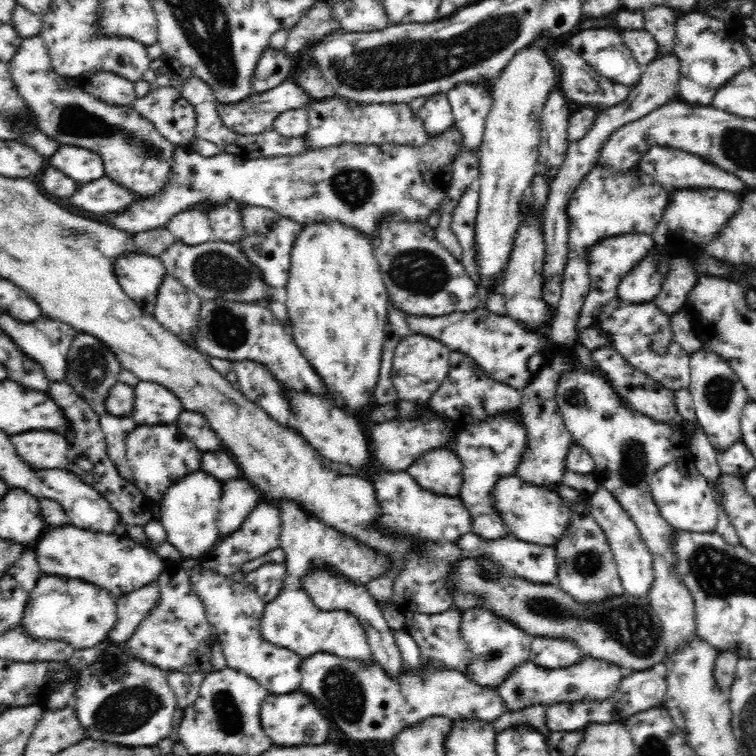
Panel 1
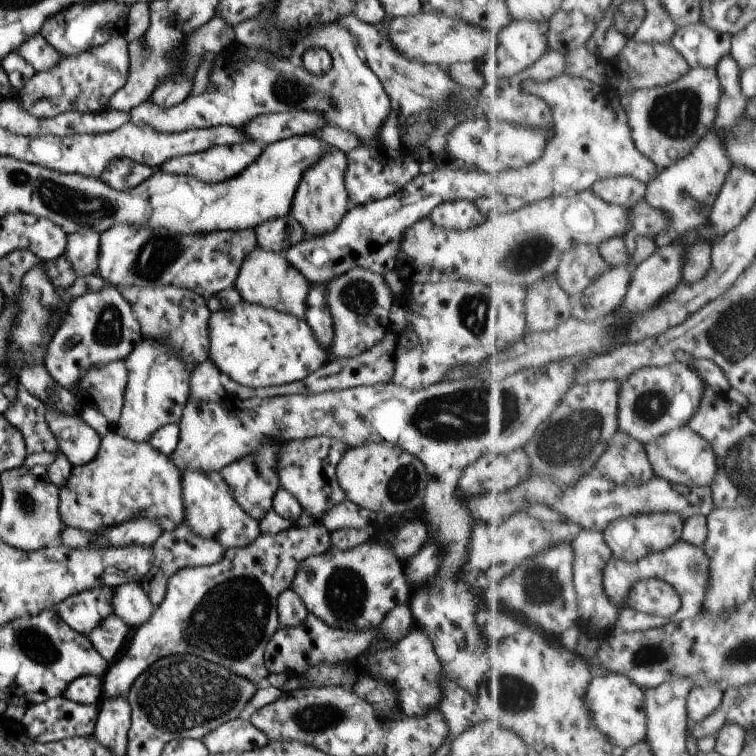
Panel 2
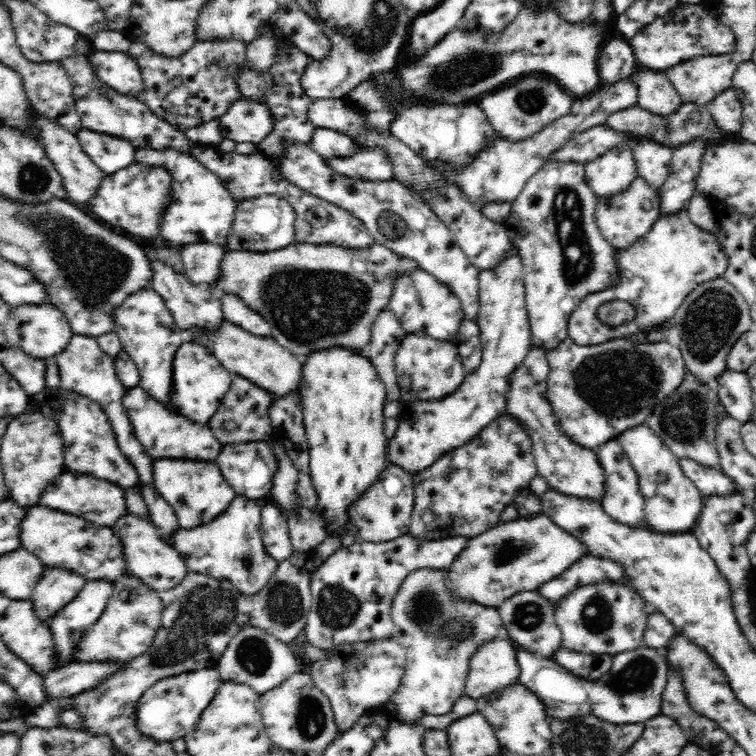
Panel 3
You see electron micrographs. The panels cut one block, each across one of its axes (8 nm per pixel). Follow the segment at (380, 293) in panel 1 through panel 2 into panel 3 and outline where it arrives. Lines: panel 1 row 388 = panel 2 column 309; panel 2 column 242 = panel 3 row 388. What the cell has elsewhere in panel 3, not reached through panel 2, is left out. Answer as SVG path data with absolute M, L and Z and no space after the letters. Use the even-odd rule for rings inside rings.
M314 348L302 364L301 409L309 448L310 477L318 494L314 510L324 517L328 536L340 536L344 545L348 543L349 506L378 482L390 463L387 460L389 439L383 431L386 386L368 358L346 348Z

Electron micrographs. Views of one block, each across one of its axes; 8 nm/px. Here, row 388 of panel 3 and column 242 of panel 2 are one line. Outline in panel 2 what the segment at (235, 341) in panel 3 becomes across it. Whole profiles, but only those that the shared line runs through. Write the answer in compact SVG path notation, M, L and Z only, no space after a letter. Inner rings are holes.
M258 246L243 260L235 282L241 298L281 313L290 313L305 320L307 296L311 287L309 280L295 269L284 254L275 253Z

